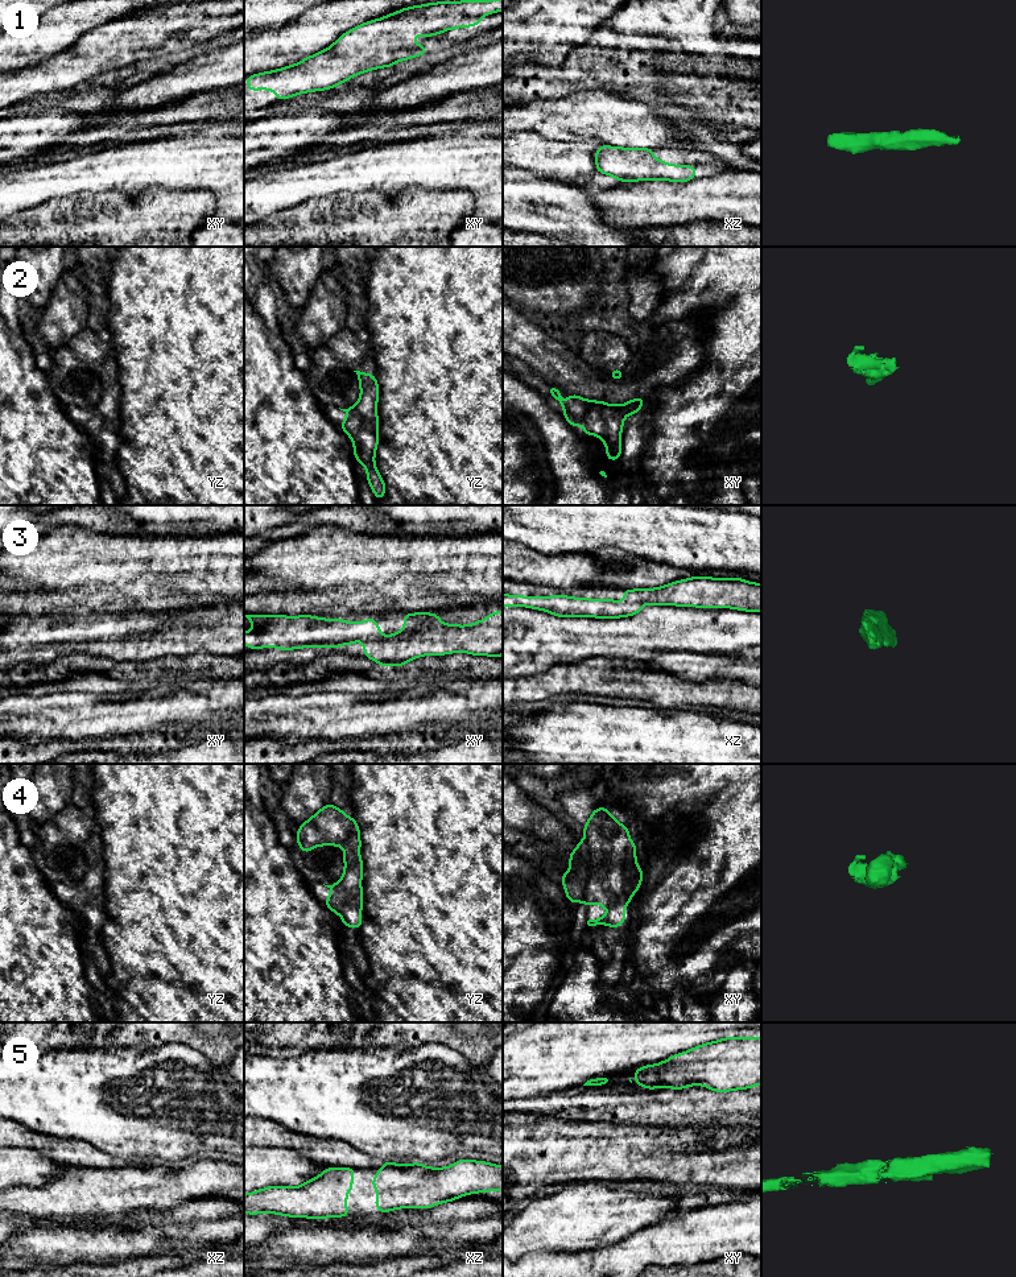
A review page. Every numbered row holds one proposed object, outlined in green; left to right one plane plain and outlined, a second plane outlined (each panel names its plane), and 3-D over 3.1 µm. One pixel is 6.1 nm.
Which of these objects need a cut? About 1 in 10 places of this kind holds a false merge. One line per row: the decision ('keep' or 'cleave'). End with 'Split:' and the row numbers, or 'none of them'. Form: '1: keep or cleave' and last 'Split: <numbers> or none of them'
1: keep
2: keep
3: keep
4: keep
5: keep
Split: none of them

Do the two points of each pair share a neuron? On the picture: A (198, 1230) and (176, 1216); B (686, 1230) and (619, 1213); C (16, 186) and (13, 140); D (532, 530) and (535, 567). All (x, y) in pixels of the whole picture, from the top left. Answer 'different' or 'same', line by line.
A: different
B: different
C: different
D: different

